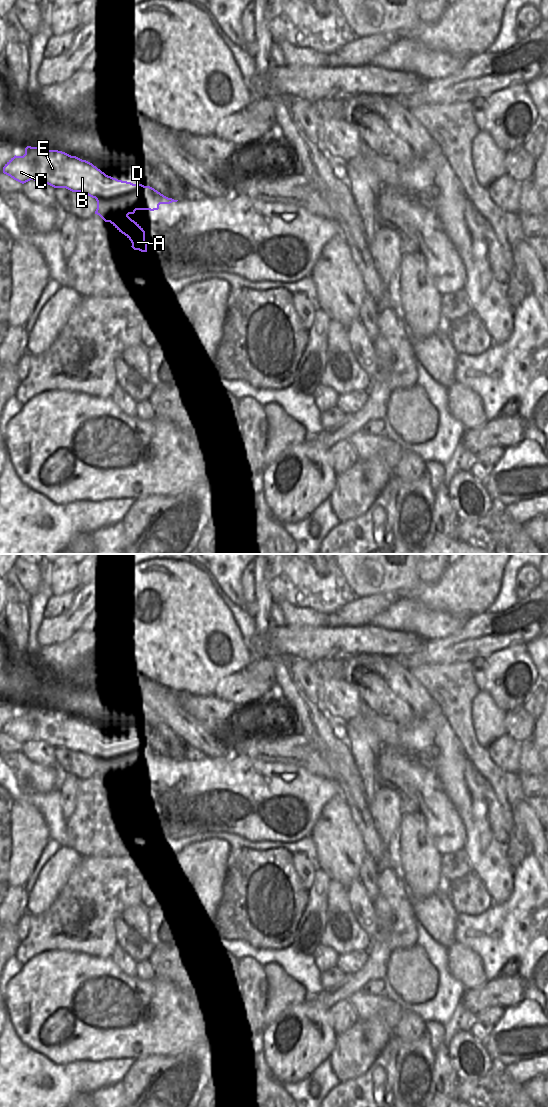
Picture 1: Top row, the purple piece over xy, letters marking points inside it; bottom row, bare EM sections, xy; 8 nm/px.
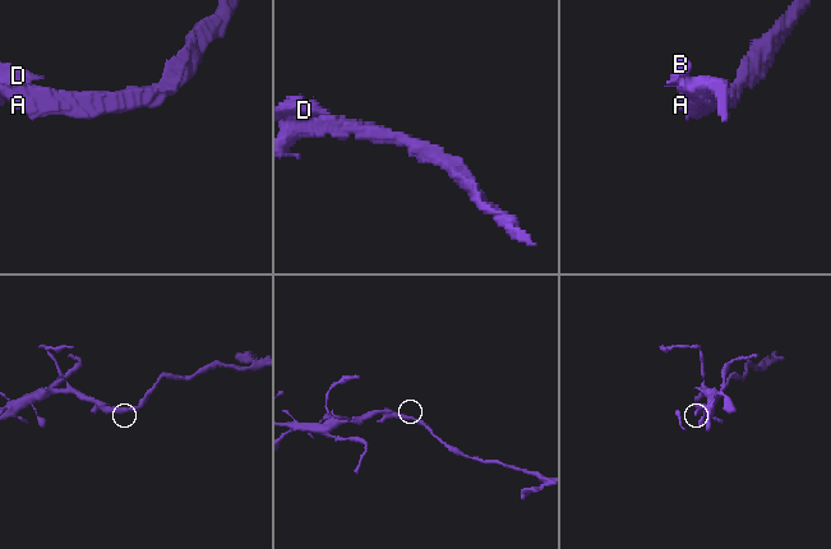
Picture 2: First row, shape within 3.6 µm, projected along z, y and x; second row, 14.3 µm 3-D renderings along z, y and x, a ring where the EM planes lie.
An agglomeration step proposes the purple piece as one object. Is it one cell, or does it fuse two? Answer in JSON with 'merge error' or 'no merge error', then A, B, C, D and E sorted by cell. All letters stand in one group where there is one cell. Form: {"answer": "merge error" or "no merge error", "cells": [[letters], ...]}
{"answer": "merge error", "cells": [["A", "D"], ["B", "C", "E"]]}

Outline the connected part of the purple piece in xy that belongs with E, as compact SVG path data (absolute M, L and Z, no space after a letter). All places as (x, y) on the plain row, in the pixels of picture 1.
M27 706L23 716L14 716L3 727L3 733L24 744L30 740L44 742L54 748L66 748L92 758L104 750L113 749L113 737L106 735L92 723L58 710Z

